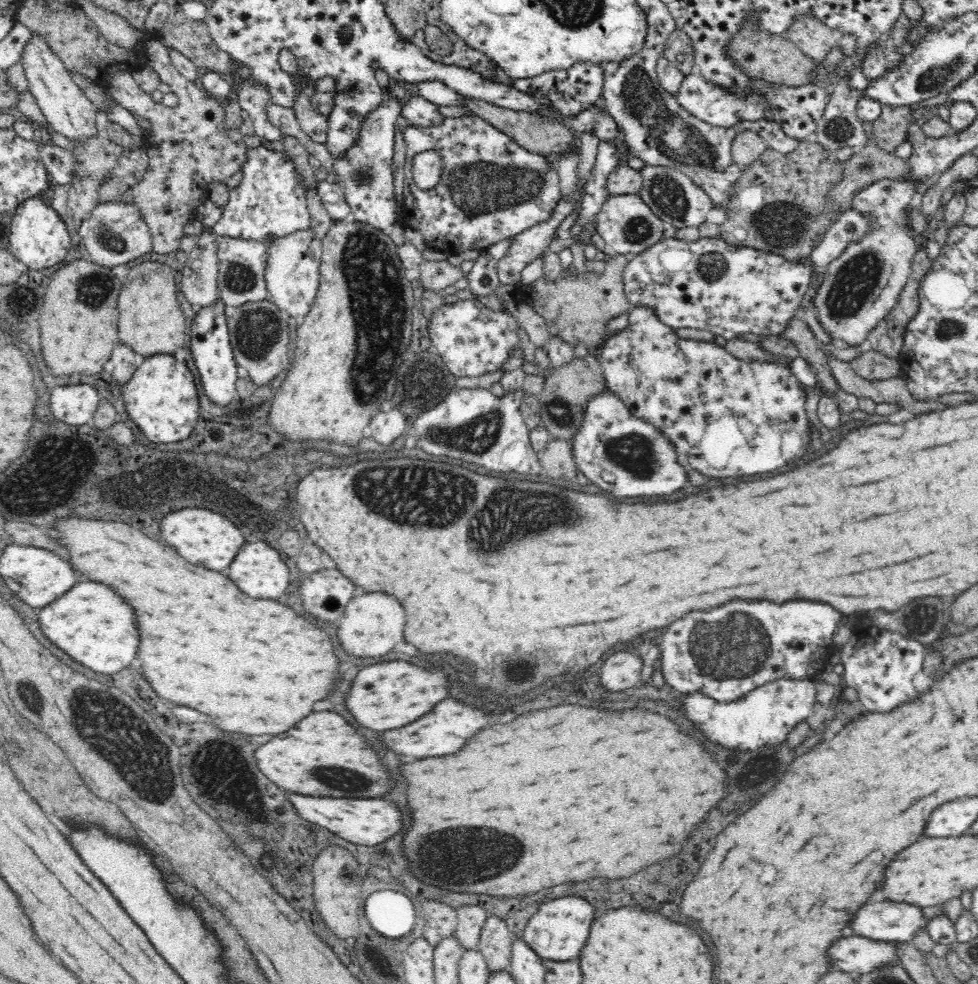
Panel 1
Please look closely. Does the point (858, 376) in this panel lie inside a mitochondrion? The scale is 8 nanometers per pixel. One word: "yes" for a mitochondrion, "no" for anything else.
no

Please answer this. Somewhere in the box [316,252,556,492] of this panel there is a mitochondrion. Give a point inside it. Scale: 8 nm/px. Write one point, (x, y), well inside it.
(477, 436)

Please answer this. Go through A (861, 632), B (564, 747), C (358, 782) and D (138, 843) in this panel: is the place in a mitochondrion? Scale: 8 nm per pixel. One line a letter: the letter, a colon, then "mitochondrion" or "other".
A: other
B: other
C: mitochondrion
D: other

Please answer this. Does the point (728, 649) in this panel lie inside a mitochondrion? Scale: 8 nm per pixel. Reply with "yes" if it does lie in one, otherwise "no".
yes

